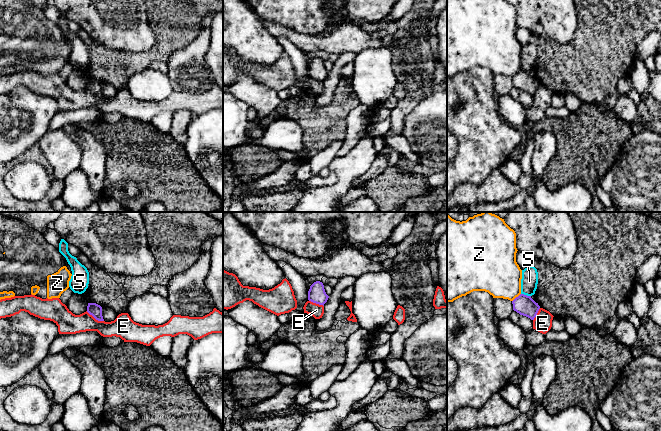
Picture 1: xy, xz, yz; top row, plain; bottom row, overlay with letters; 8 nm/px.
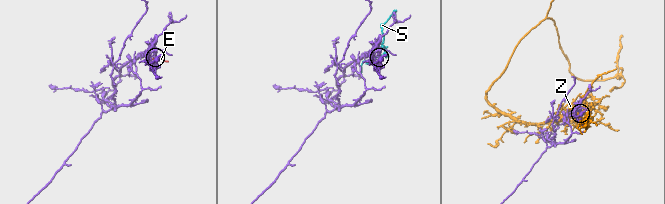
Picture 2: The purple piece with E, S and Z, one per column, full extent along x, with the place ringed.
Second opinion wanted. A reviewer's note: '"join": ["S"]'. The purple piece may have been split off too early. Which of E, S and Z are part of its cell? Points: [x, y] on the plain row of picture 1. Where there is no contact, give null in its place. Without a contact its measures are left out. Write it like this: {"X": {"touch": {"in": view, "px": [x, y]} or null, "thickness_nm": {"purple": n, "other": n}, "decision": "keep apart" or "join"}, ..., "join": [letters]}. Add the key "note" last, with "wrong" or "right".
{"E": {"touch": {"in": "xy", "px": [95, 94]}, "thickness_nm": {"purple": 100, "other": 180}, "decision": "keep apart"}, "S": {"touch": {"in": "yz", "px": [526, 71]}, "thickness_nm": {"purple": 160, "other": 140}, "decision": "keep apart"}, "Z": {"touch": {"in": "yz", "px": [516, 73]}, "thickness_nm": {"purple": 160, "other": 340}, "decision": "keep apart"}, "join": [], "note": "wrong"}

